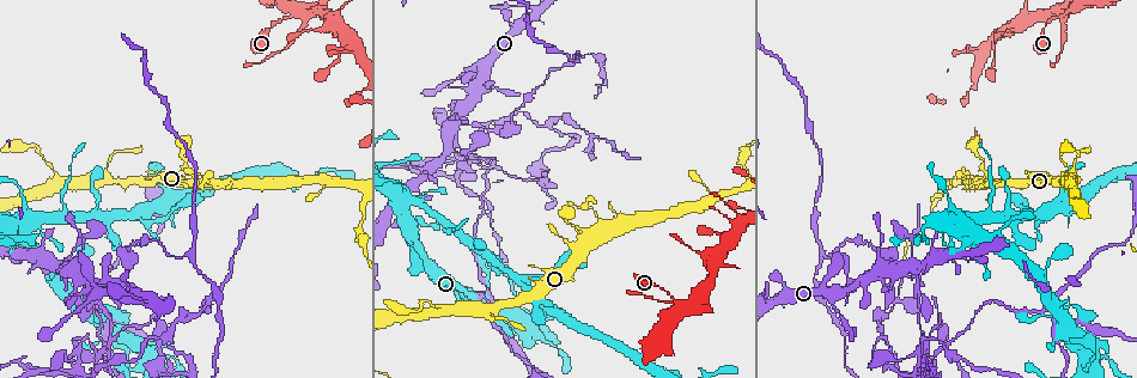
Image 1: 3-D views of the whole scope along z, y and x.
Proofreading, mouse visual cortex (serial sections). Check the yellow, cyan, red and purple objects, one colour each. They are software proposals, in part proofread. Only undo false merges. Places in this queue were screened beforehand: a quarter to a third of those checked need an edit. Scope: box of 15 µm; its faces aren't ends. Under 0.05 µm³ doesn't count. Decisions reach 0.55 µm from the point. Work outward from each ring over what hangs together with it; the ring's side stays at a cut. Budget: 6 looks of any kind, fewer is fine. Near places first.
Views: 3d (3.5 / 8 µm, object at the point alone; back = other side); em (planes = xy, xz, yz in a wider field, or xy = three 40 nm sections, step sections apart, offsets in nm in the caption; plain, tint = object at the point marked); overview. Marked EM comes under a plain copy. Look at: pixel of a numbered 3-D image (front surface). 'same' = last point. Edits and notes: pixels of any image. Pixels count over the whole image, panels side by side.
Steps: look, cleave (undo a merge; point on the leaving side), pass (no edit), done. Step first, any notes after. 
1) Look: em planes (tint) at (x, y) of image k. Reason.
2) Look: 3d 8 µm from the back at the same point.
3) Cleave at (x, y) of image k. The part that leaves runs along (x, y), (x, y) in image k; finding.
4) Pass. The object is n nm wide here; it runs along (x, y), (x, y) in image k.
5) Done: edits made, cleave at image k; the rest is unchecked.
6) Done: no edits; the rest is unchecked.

Look: 3d 3.5 µm at (919, 284) of image 1.

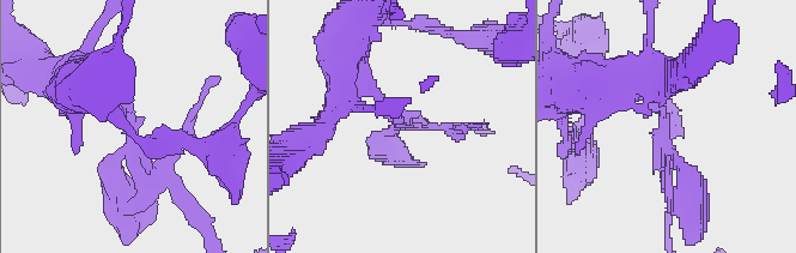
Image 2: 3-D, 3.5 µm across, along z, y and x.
Look: em xy step 3 (tint) at (664, 136) of image 2.

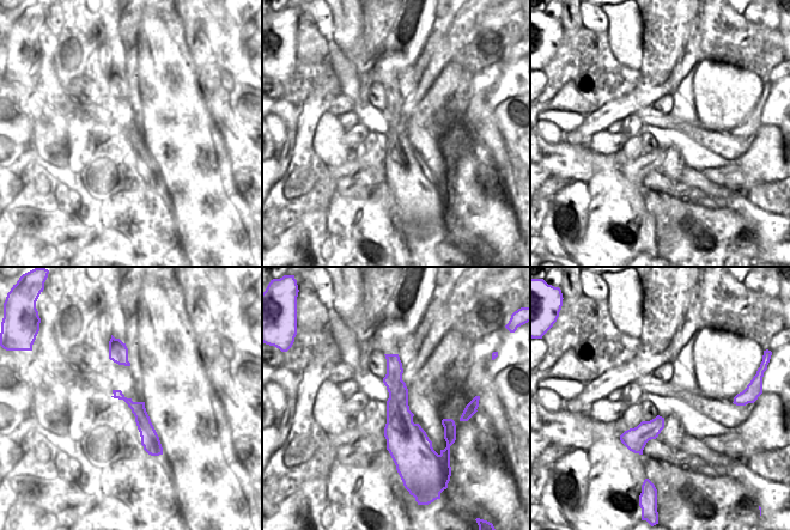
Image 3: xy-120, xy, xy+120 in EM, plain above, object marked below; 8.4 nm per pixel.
Cleave at (454, 126) of image 2. The object is 260 nm wide here; the part that leaves runs along (423, 126), (478, 126), (482, 130) in image 2; two cells meet here.

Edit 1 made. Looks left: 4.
Look: overview. Redraw.

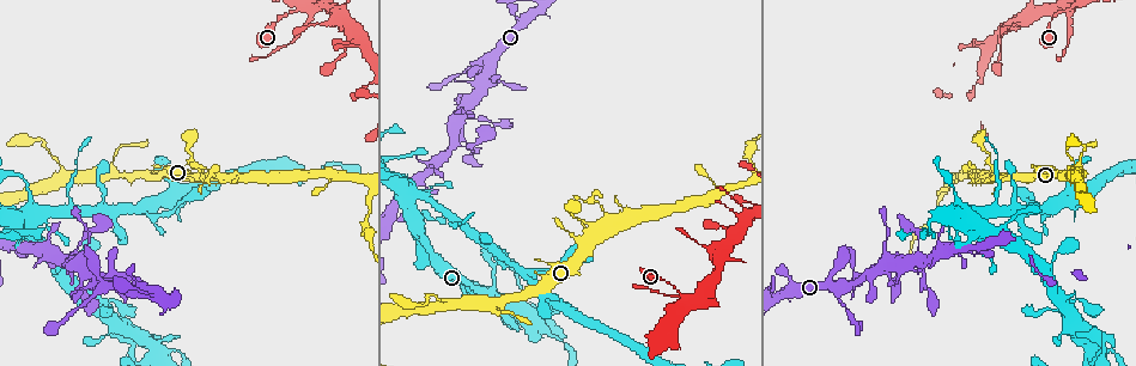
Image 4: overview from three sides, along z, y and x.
Look: 3d 3.5 µm at (33, 213) of image 4. Looks like a crossing.

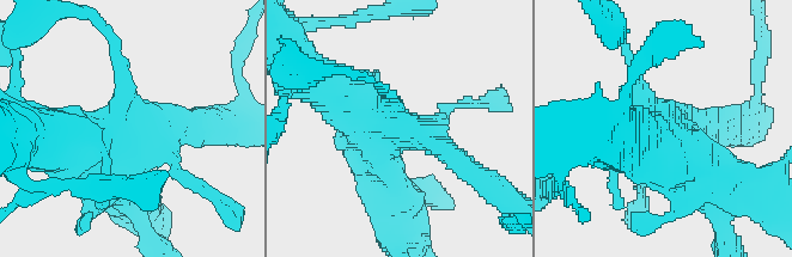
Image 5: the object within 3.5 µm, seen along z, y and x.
Look: em xy step 1 (tint) at (406, 127) of image 5.

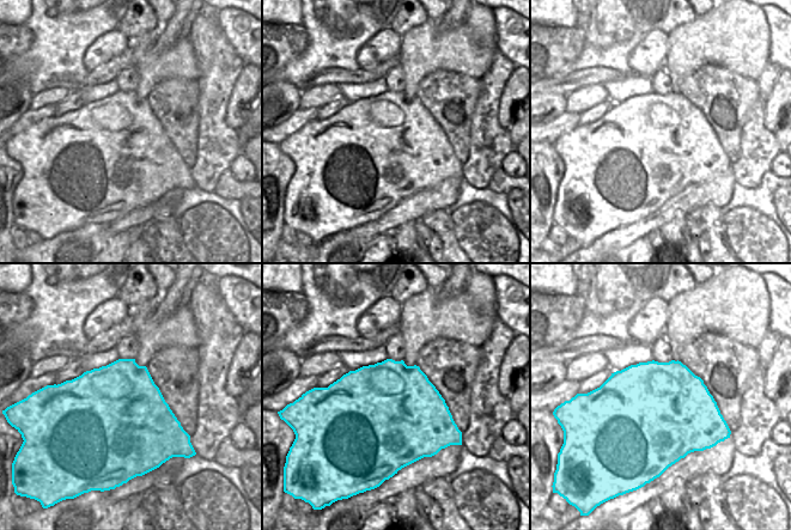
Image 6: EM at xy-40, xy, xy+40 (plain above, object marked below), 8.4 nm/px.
Pass. It runs along (119, 179), (122, 135), (186, 123) in image 5; continuous, no second cell.

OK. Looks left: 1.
Done: edits made, cleave at image 2; the rest is unchecked.

